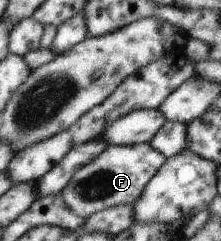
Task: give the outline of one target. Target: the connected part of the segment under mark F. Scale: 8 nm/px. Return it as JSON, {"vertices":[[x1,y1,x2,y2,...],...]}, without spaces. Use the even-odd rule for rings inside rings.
{"vertices":[[149,143,109,145,89,164,81,166,61,192,61,200,75,216,86,219,93,213,119,204,132,204,167,159]]}

